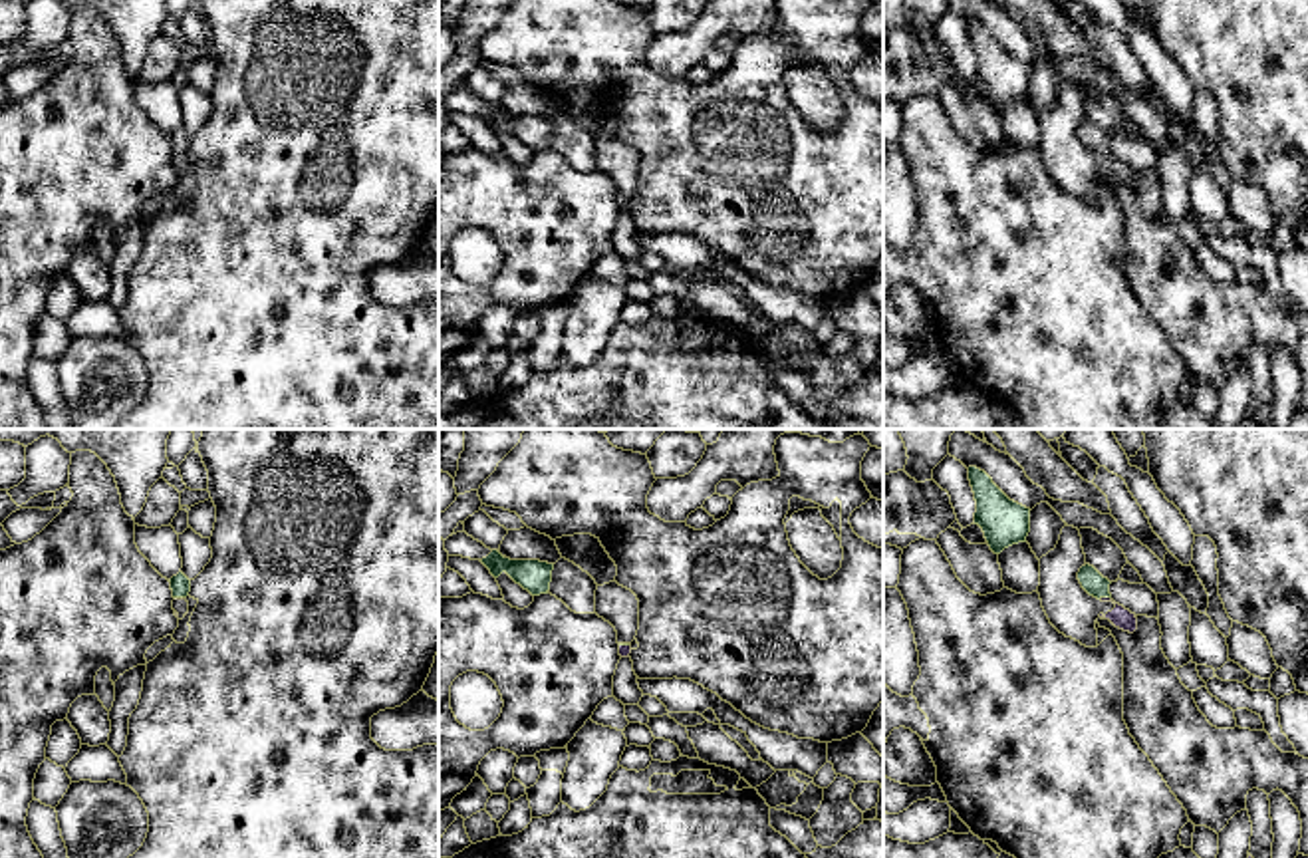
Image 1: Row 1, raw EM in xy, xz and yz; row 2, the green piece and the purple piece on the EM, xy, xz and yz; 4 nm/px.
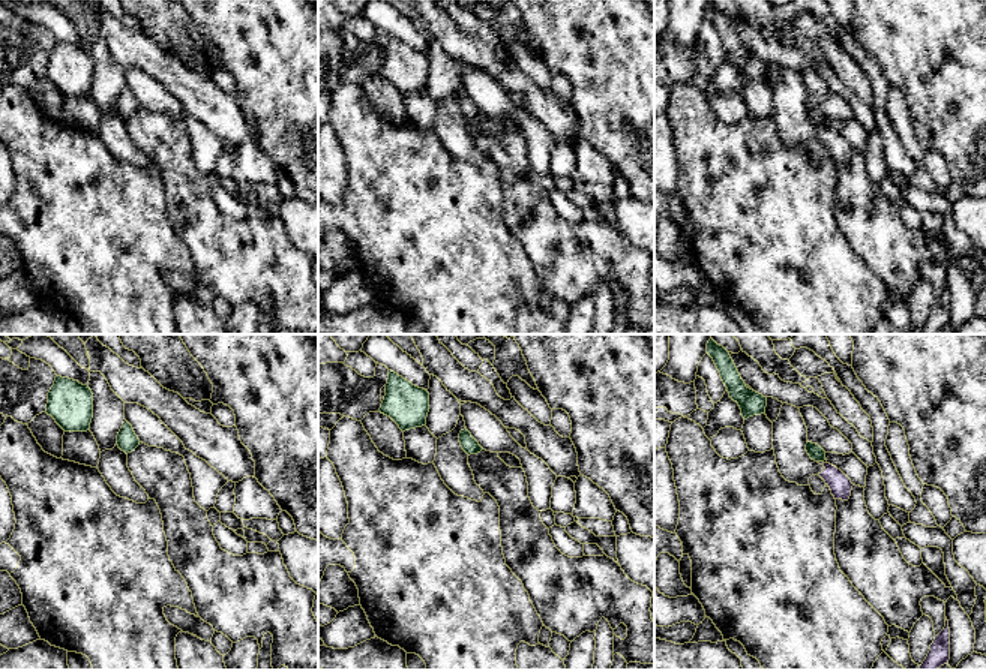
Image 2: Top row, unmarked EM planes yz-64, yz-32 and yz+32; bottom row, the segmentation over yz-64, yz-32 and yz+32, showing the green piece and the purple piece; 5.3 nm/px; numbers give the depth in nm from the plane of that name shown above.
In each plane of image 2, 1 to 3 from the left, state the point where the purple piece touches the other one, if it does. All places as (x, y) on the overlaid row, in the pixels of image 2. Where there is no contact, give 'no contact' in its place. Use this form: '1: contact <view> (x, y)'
1: no contact
2: no contact
3: contact yz+32 (821, 460)

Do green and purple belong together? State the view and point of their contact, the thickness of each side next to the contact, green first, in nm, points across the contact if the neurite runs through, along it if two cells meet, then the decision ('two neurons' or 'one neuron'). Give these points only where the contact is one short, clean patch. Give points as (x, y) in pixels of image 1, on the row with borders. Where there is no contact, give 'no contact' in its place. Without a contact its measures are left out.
yz (1104, 596) | 90/90 nm | across yz (1098, 586), (1104, 596), (1118, 606), (1122, 618) | one neuron

